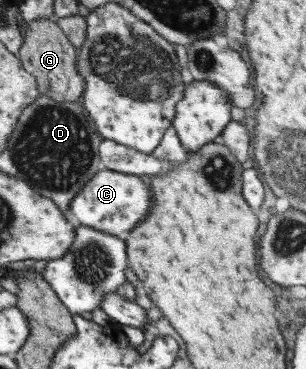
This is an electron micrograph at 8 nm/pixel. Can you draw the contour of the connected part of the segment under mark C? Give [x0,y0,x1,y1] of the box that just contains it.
[67,168,151,239]

